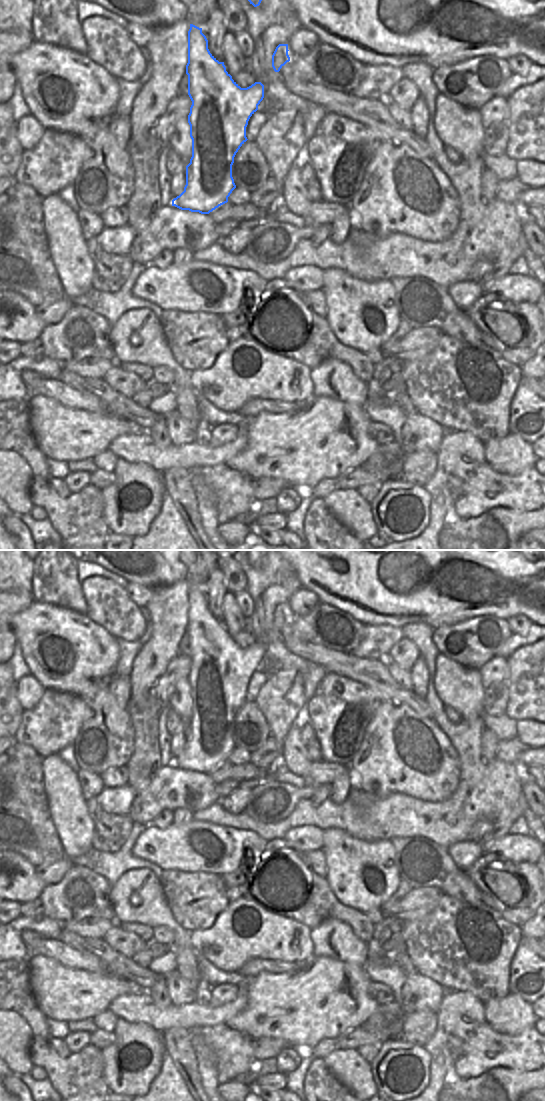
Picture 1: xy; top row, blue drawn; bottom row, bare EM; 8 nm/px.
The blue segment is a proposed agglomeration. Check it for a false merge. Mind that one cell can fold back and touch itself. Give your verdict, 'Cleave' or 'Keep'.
Keep.

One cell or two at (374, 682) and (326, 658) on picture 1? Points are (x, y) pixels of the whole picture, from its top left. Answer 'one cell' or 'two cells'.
one cell

